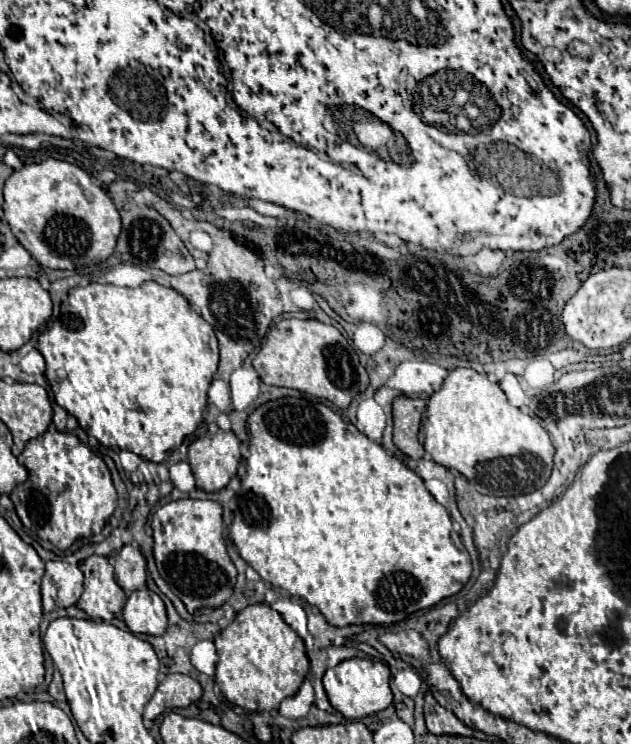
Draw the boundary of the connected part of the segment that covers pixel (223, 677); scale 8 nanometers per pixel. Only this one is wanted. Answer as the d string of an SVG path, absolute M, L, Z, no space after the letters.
M254 604L238 612L234 622L214 638L214 644L218 650L214 680L224 698L244 710L276 710L284 698L298 692L308 672L302 638L268 604Z

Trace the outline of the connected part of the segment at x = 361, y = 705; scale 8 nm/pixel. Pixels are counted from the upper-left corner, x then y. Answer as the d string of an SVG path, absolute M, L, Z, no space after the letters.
M350 658L340 662L336 668L328 668L324 674L324 688L330 704L350 720L360 720L364 716L376 714L392 704L388 666L366 658Z

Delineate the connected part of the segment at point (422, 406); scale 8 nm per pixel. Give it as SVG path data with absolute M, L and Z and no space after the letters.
M396 396L394 398L394 444L412 460L424 456L424 448L418 442L422 414L426 410L426 400Z

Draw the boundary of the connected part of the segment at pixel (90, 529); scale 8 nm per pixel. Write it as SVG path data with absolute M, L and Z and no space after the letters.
M46 430L40 438L26 444L18 462L28 468L28 480L18 484L10 498L22 524L42 540L66 550L78 538L100 534L118 506L108 466L100 456L86 448L74 434Z

